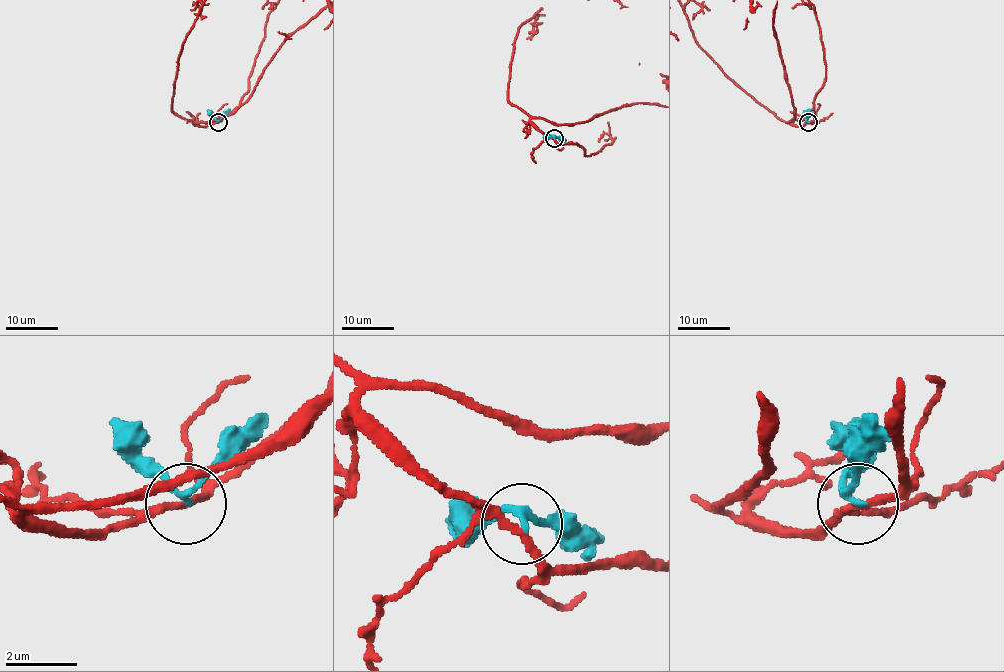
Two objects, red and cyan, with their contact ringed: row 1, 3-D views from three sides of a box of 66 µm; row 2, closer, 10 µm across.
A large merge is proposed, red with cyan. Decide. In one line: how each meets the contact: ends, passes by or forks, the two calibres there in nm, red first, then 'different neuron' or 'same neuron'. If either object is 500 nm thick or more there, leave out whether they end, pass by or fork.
red passes by; cyan passes by; calibres 180 and 170 nm; different neuron

